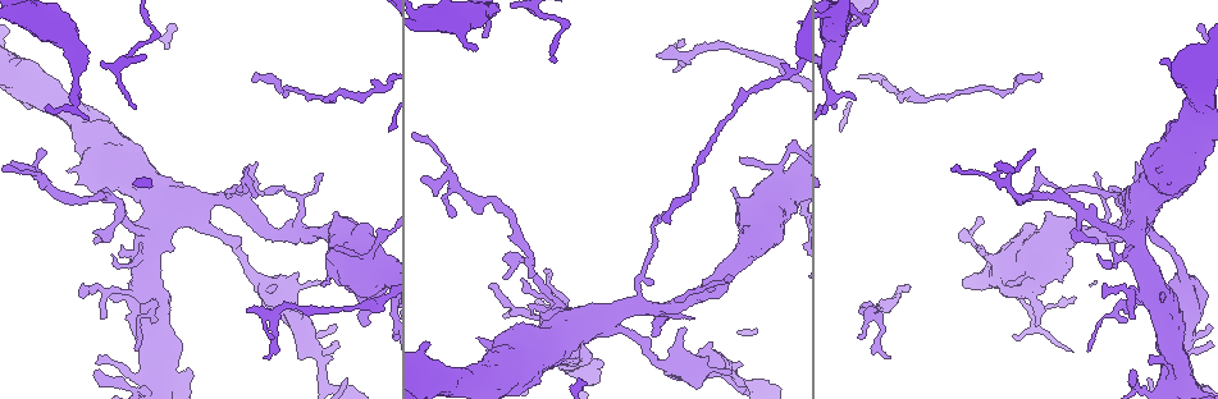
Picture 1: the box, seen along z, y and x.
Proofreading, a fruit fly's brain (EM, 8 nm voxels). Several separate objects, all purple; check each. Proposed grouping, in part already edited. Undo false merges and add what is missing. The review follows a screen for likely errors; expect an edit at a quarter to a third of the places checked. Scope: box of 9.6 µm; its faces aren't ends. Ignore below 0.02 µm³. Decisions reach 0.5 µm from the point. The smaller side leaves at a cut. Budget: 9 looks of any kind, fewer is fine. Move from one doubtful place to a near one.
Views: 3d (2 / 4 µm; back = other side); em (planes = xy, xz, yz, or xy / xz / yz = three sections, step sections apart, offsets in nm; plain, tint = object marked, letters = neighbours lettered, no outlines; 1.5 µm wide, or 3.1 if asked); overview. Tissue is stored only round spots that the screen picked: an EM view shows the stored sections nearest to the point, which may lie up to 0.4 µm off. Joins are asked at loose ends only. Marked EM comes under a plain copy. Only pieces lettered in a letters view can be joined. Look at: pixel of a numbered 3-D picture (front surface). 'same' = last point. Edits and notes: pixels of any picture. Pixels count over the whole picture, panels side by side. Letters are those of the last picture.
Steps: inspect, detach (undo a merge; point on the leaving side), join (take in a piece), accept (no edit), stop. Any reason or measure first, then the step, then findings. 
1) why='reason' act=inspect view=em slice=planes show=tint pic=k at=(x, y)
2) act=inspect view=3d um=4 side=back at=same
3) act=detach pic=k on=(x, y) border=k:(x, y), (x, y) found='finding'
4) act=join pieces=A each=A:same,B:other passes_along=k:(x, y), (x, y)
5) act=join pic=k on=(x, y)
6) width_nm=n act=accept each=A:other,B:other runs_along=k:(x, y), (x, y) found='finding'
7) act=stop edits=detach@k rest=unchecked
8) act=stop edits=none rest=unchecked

why='sharp bend' act=inspect view=3d um=4 side=back pic=1 at=(1140, 292)

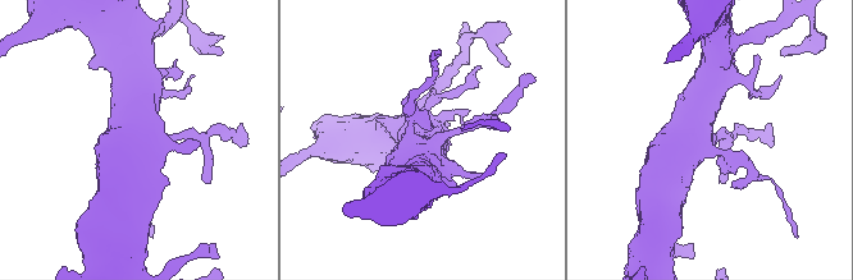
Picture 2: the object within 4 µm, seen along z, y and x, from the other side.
act=inspect view=em slice=planes show=letters pic=2 at=(708, 140)

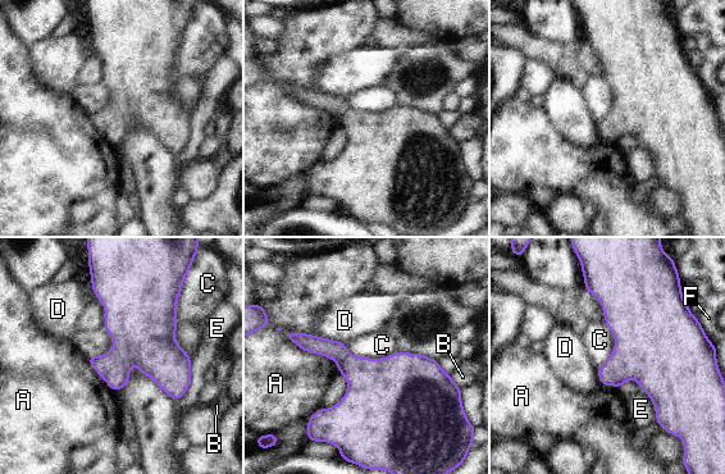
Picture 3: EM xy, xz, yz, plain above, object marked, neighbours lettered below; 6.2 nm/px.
longest_contact=C:380nm act=accept each=A:other,B:other,C:other,D:other,E:other,F:other border=3:(118, 390), (135, 365), (176, 401) found='all the same cell'

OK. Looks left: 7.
why='a fork' act=inspect view=em slice=xz step=8 show=letters pic=1 at=(1186, 342)

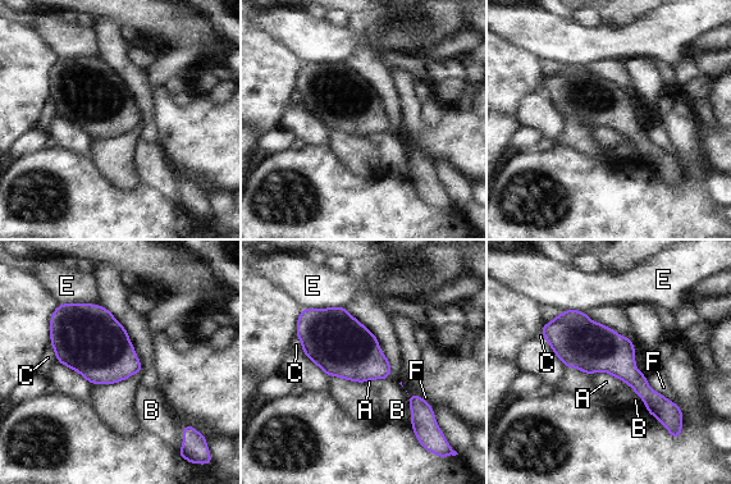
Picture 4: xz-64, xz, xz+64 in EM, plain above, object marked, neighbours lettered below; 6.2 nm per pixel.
act=accept each=A:other,B:other,C:other,E:other,F:other border=4:(589, 374), (607, 371), (622, 380) found='one cell here'

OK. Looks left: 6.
why='branch stops here' act=inspect view=em slice=planes show=letters pic=1 at=(654, 336)

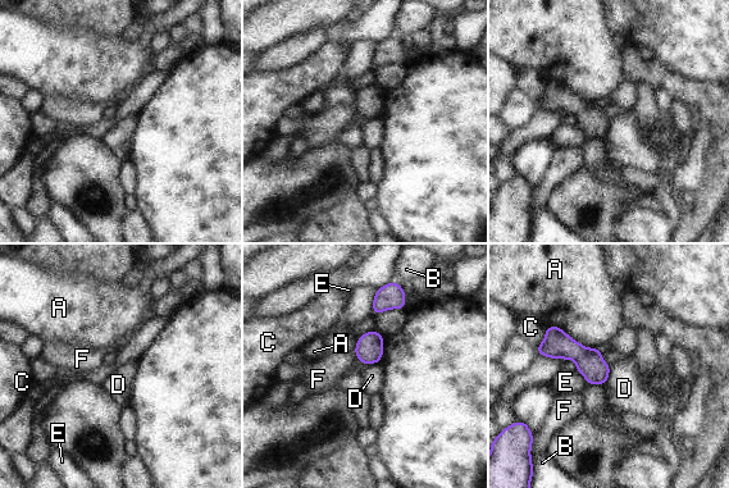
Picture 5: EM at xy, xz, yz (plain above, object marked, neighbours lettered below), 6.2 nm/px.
width_nm=170 act=accept each=A:other,B:other,C:other,D:other,E:other,F:other border=5:(610, 366), (610, 373), (604, 383) found='none of them fits'

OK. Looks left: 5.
act=inspect view=em slice=planes show=letters pic=1 at=(1040, 75)

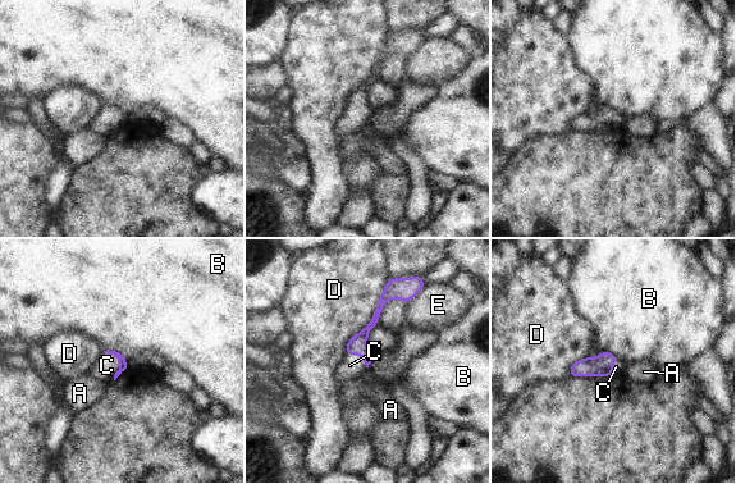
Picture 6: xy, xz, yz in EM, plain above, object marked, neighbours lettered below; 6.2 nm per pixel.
act=join pieces=C each=A:other,B:other,C:same,D:other,E:other passes_along=6:(122, 359), (119, 362), (105, 366) found='it goes on there'

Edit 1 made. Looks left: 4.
act=stop edits=join@6 rest=unchecked

